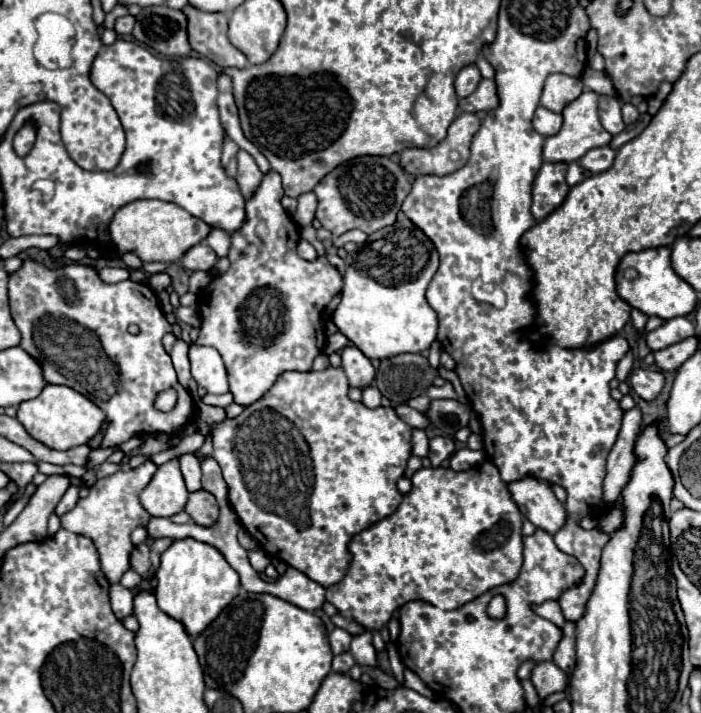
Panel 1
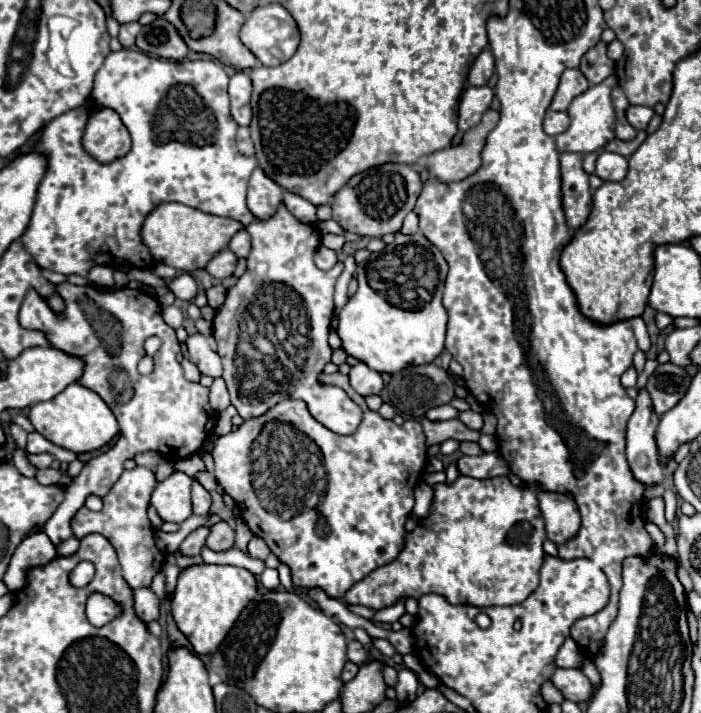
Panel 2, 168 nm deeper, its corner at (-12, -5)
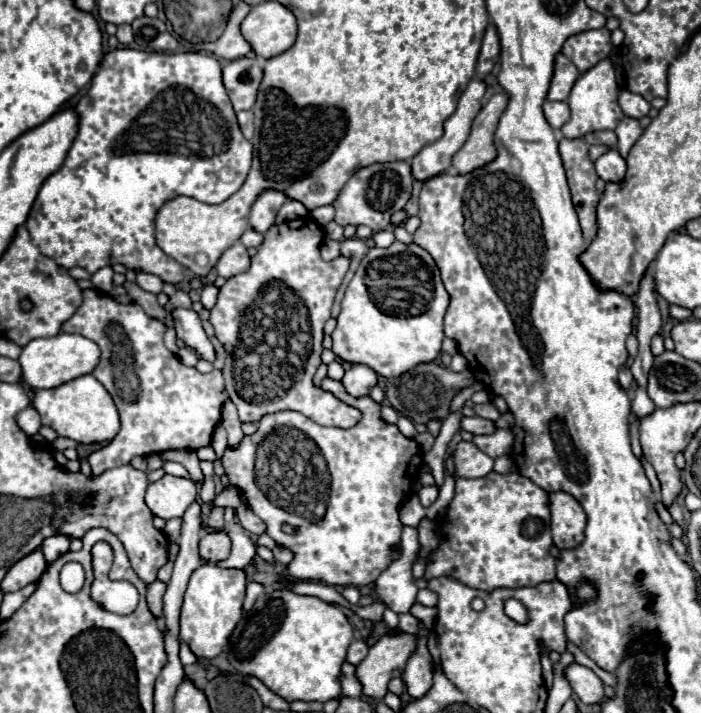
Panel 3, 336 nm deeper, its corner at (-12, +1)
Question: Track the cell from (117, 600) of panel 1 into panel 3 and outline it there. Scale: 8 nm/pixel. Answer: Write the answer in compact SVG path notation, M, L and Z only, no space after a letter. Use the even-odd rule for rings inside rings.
M154 581L148 585L148 593L146 593L146 601L148 601L148 609L152 611L154 617L162 617L162 595L164 595L166 585L162 581Z

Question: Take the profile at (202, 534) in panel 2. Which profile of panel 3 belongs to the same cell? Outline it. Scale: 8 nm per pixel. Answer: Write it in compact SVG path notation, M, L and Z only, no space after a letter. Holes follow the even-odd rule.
M212 507L212 513L208 517L204 517L204 525L212 527L212 529L222 529L224 527L224 509L220 507Z

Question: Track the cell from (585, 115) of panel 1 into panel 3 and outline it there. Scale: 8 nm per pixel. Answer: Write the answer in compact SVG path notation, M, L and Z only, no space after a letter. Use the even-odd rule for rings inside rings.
M610 59L600 61L596 67L592 67L588 73L584 73L572 87L570 97L568 97L568 105L572 111L570 121L560 129L562 137L566 139L580 139L588 133L594 131L604 131L604 129L616 129L616 125L620 123L620 119L624 117L620 105L618 105L618 85L616 85L616 73L614 67L610 63Z

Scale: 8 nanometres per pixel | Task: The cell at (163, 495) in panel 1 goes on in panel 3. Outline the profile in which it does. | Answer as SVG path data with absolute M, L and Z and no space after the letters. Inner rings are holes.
M164 475L162 479L148 485L146 505L154 515L166 521L166 519L182 517L188 505L196 499L196 495L198 495L198 489L194 481L184 477Z

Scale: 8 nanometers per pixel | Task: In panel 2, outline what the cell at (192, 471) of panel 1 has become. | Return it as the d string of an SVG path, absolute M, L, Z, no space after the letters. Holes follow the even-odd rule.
M192 483L192 513L194 515L206 515L210 511L210 493L200 485L200 483Z

